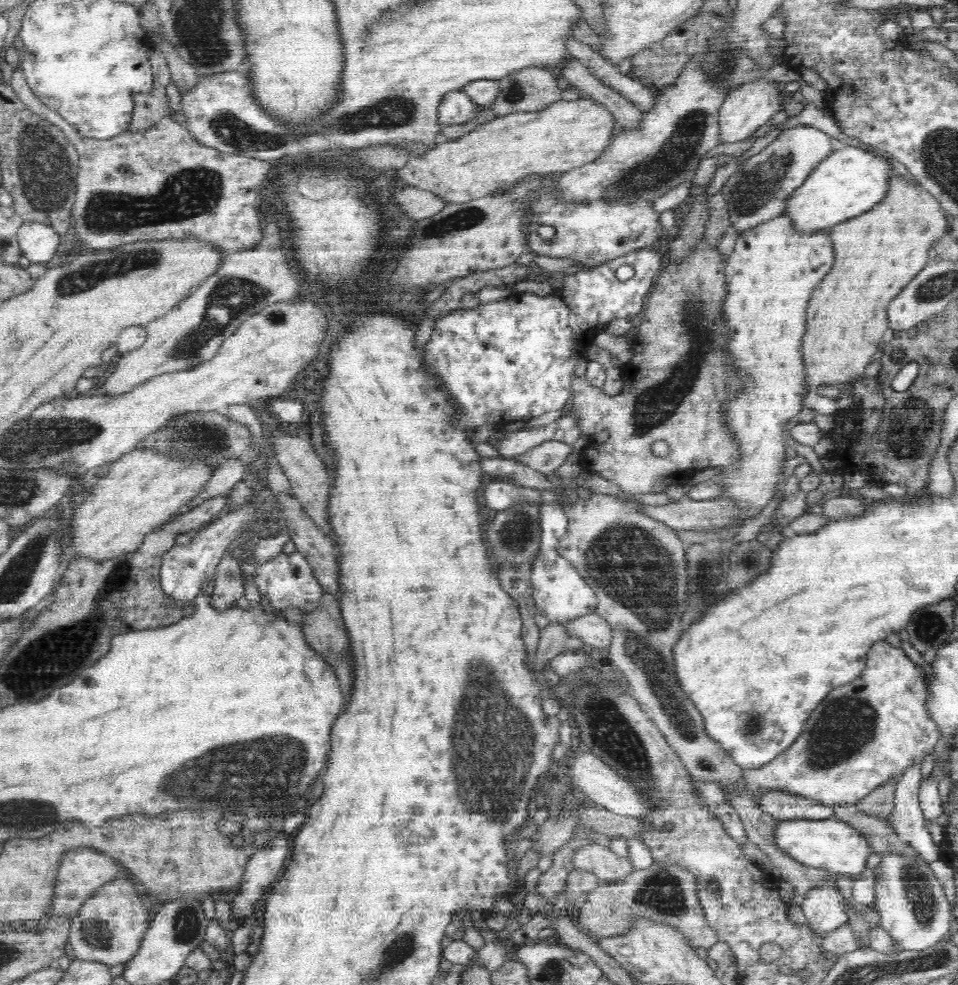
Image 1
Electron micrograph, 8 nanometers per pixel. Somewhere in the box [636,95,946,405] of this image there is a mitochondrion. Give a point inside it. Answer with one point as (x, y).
(755, 187)

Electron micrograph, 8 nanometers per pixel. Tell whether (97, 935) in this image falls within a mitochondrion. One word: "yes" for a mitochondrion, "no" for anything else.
yes

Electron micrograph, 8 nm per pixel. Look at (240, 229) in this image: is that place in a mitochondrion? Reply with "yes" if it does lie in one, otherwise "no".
no

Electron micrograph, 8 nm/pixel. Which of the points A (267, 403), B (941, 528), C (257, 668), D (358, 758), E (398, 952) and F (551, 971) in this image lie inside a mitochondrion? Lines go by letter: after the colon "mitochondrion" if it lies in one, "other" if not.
A: other
B: other
C: other
D: other
E: mitochondrion
F: mitochondrion

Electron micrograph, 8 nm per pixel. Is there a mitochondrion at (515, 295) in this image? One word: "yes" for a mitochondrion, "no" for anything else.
no

